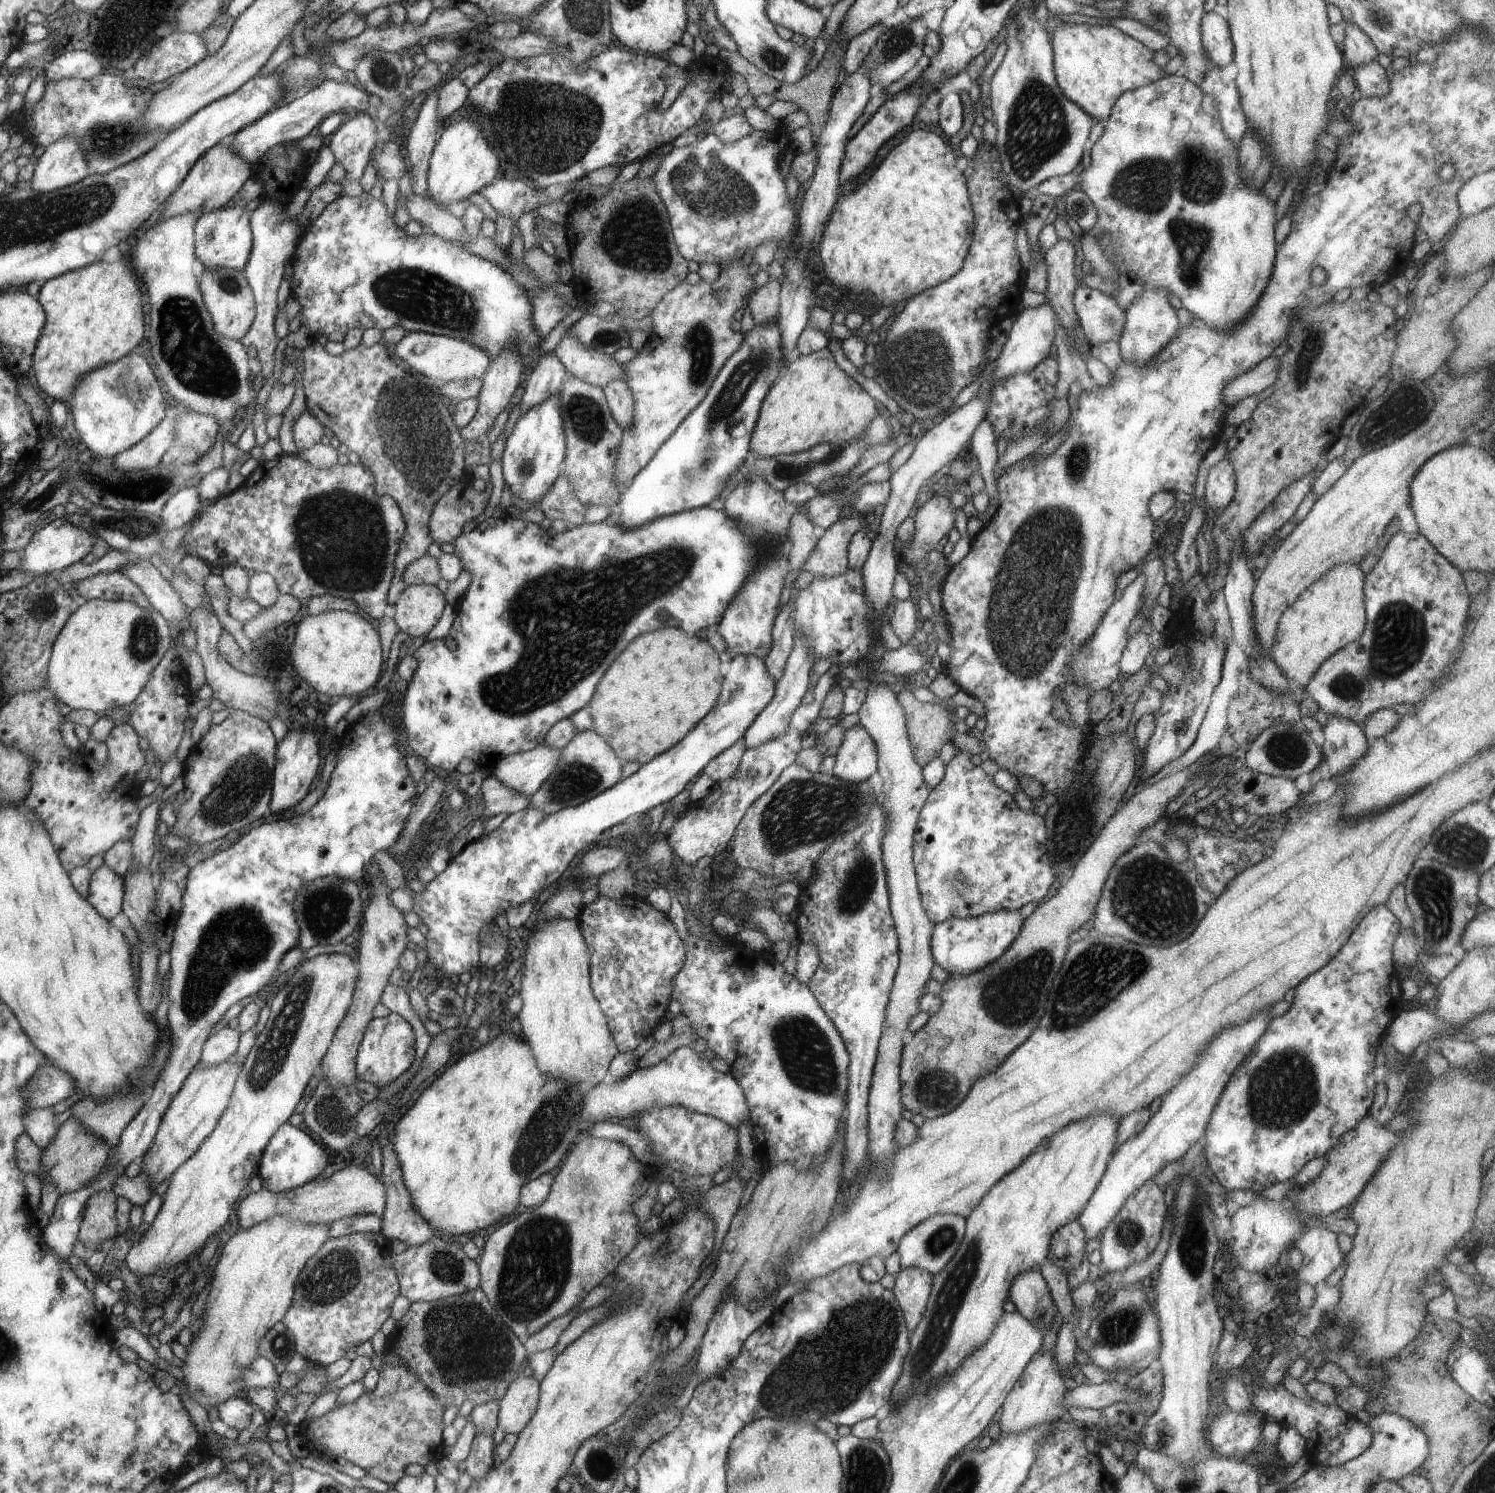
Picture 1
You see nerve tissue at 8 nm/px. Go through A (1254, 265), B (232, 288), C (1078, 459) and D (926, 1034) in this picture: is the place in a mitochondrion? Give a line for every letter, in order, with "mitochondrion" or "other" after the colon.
A: other
B: mitochondrion
C: mitochondrion
D: other

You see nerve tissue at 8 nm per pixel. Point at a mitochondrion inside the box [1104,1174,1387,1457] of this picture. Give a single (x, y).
(1193, 1250)

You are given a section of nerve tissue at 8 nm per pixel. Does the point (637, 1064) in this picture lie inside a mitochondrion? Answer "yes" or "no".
no

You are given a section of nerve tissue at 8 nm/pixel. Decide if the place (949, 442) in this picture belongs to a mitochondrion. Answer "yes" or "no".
no

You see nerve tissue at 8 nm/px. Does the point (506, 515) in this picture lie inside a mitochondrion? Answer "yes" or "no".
no

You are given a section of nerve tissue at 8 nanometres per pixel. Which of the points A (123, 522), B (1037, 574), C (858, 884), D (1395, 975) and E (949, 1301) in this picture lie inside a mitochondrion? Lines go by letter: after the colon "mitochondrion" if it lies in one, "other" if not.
A: mitochondrion
B: mitochondrion
C: mitochondrion
D: other
E: mitochondrion

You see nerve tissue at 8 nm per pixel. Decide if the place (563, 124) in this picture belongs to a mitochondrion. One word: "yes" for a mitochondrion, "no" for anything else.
yes

